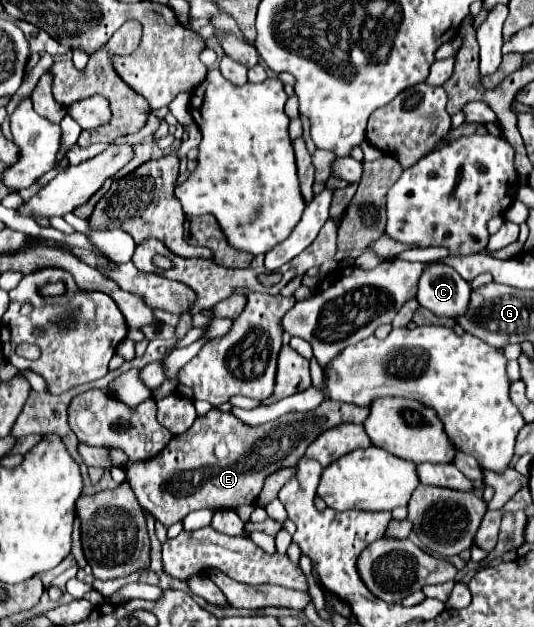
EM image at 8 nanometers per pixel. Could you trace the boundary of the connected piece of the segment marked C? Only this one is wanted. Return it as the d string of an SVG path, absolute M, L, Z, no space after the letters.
M431 264L419 280L417 300L435 316L447 316L455 320L465 316L469 308L471 284L463 280L453 268Z

